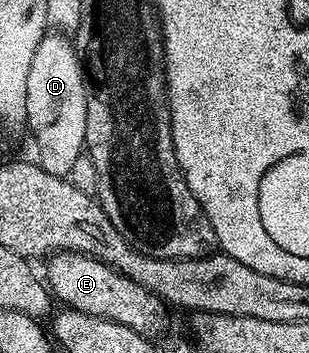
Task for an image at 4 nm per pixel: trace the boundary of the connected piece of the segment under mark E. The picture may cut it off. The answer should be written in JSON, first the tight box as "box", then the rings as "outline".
{"box":[46,252,169,337],"outline":[[[57,252],[47,264],[46,283],[53,297],[59,303],[61,300],[61,305],[103,320],[113,320],[122,326],[130,326],[130,330],[141,336],[151,337],[152,332],[163,330],[164,319],[169,311],[165,302],[110,265],[103,264],[92,256],[84,256],[81,252]]]}

